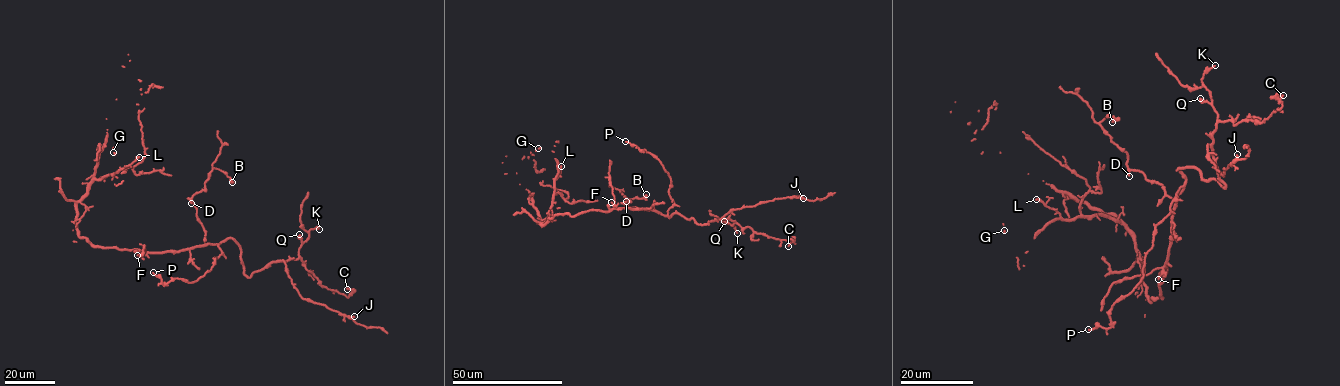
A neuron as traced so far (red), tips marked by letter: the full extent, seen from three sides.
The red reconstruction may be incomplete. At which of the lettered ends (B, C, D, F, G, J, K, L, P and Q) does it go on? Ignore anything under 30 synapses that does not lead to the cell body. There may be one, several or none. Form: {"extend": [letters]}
{"extend": ["G"]}

